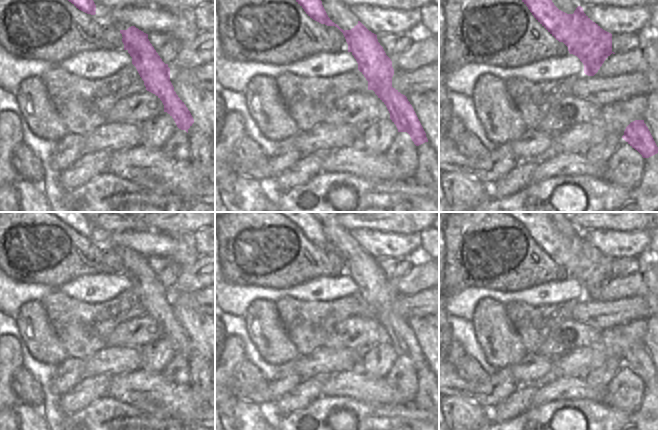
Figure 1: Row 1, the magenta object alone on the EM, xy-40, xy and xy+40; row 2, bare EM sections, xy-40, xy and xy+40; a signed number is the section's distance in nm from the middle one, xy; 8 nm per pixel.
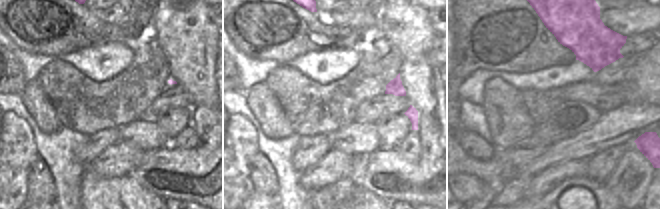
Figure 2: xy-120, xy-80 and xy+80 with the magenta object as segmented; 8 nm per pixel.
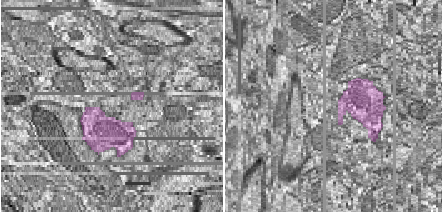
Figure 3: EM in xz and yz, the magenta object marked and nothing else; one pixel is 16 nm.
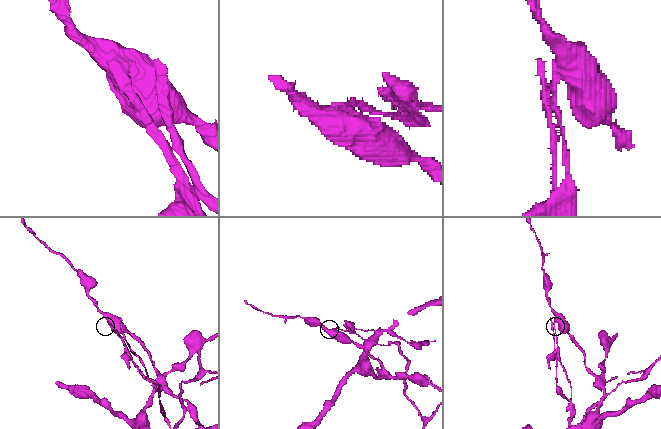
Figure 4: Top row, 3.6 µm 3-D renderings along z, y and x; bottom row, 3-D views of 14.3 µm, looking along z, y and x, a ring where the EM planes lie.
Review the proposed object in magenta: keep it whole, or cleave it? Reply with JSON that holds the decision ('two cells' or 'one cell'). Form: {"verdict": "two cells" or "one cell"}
{"verdict": "two cells"}

